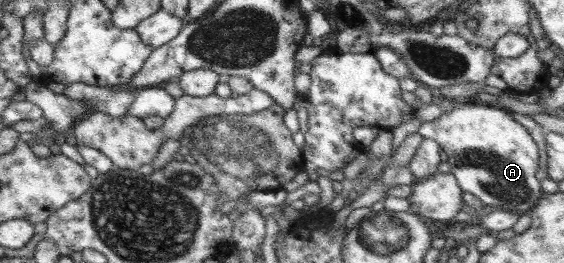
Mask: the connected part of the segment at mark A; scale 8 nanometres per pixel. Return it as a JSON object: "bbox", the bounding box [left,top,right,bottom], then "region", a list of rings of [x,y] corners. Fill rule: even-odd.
{"bbox":[418,101,544,212],"region":[[[467,101],[433,121],[422,121],[418,134],[435,140],[448,156],[451,174],[464,192],[471,192],[488,209],[529,212],[544,195],[537,179],[537,144],[526,128],[511,118],[509,111],[496,105]]]}

